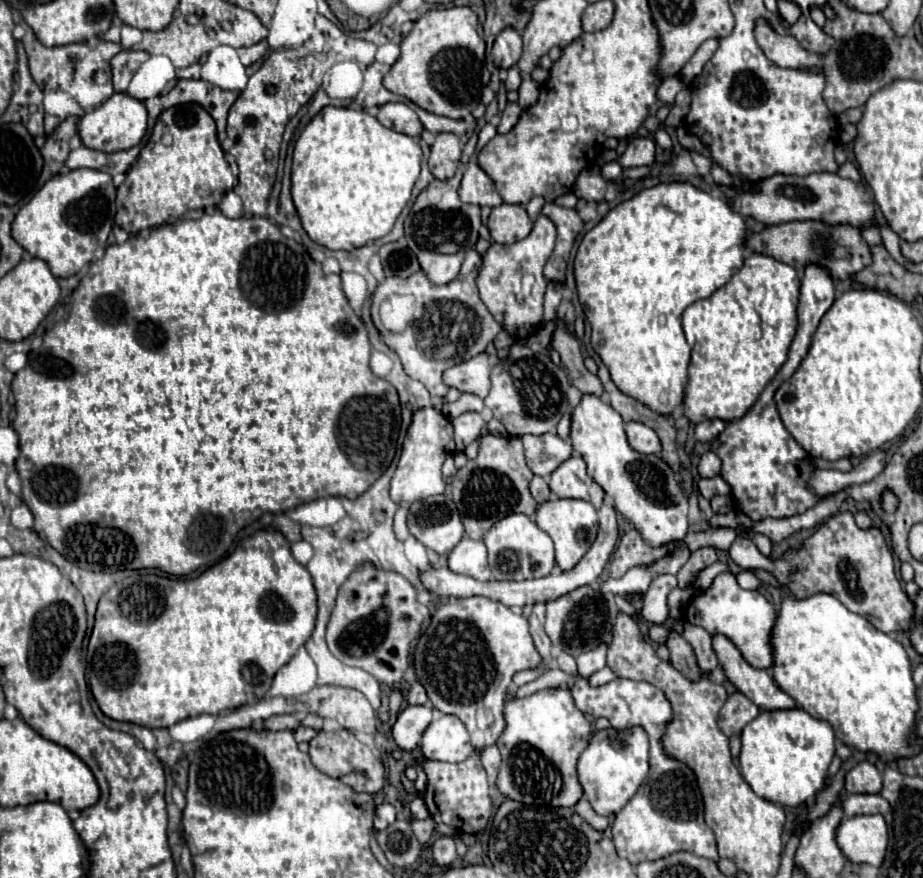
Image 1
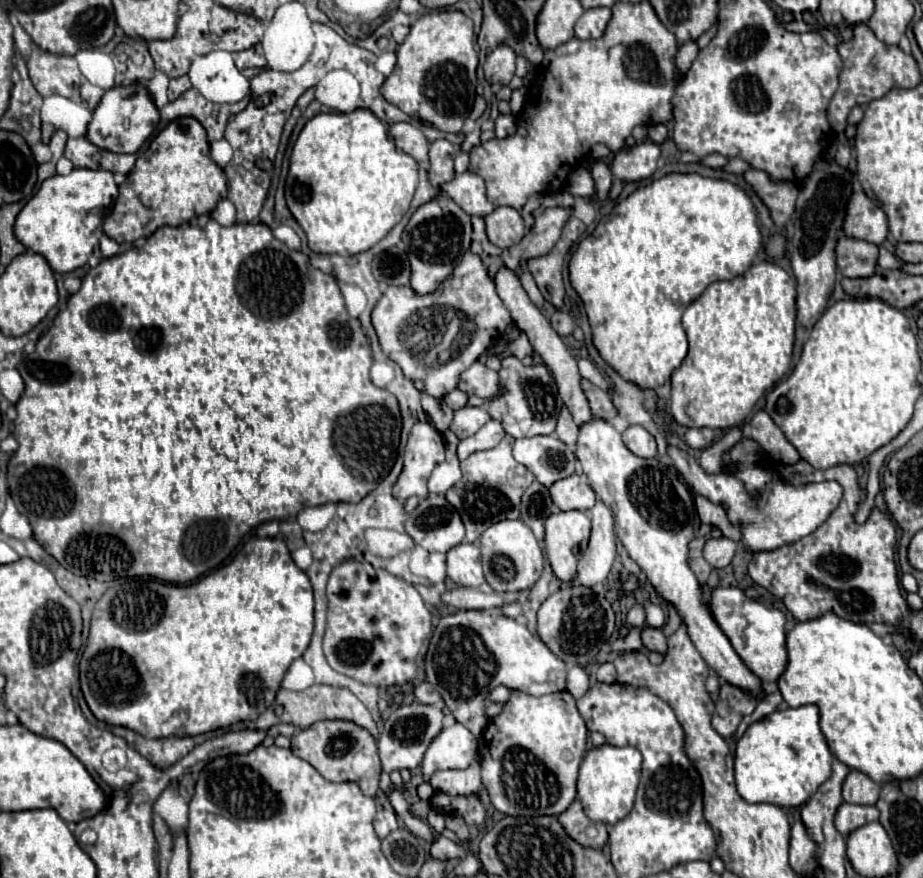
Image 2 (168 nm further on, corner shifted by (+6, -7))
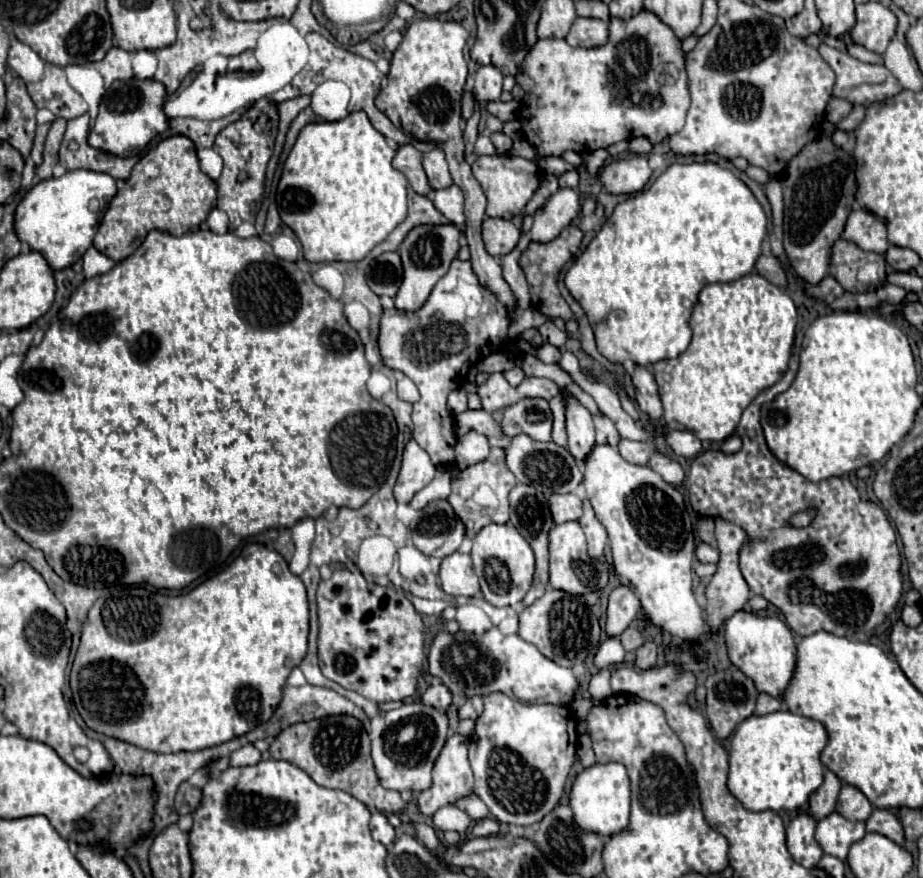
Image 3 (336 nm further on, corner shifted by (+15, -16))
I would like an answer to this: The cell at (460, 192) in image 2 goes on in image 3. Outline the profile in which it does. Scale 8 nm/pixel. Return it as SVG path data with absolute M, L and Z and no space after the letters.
M449 186L445 190L435 190L431 196L435 208L455 226L463 224L463 192L459 186Z

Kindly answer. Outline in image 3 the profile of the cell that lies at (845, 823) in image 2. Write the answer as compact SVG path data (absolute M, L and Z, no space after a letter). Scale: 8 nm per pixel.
M839 812L829 814L827 818L817 822L815 840L823 848L825 854L837 856L845 860L851 844L859 842L865 836L865 822L853 822L843 818Z

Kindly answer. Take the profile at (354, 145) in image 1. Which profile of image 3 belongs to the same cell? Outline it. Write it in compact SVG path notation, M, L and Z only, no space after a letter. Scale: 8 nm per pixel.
M363 110L351 112L345 120L307 124L285 160L277 186L281 220L299 236L307 262L357 262L383 242L407 216L407 178L393 168L395 148L373 128Z

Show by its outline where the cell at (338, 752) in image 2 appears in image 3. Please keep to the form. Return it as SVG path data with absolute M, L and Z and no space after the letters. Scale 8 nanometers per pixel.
M347 714L317 718L299 722L285 728L269 746L269 754L275 760L287 760L307 772L319 786L345 790L367 806L379 812L401 812L405 802L399 792L381 786L371 760L371 742L363 724Z

